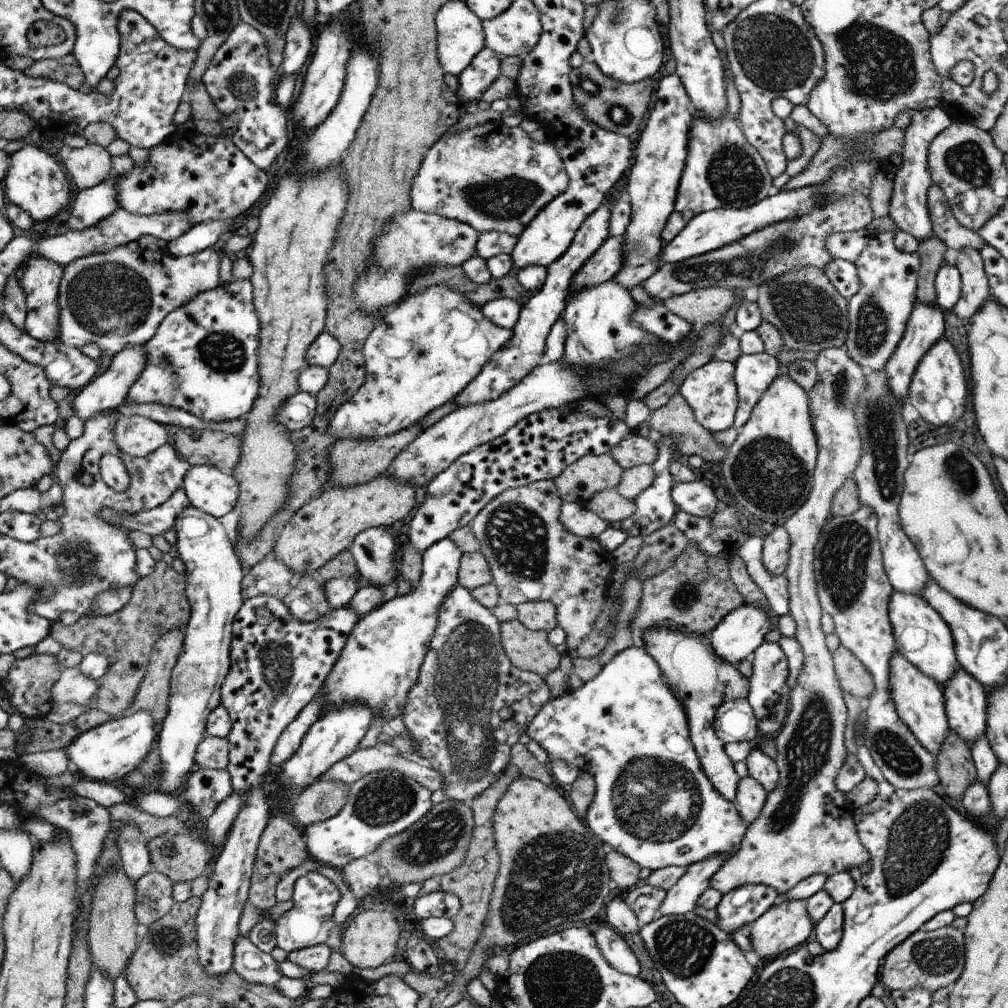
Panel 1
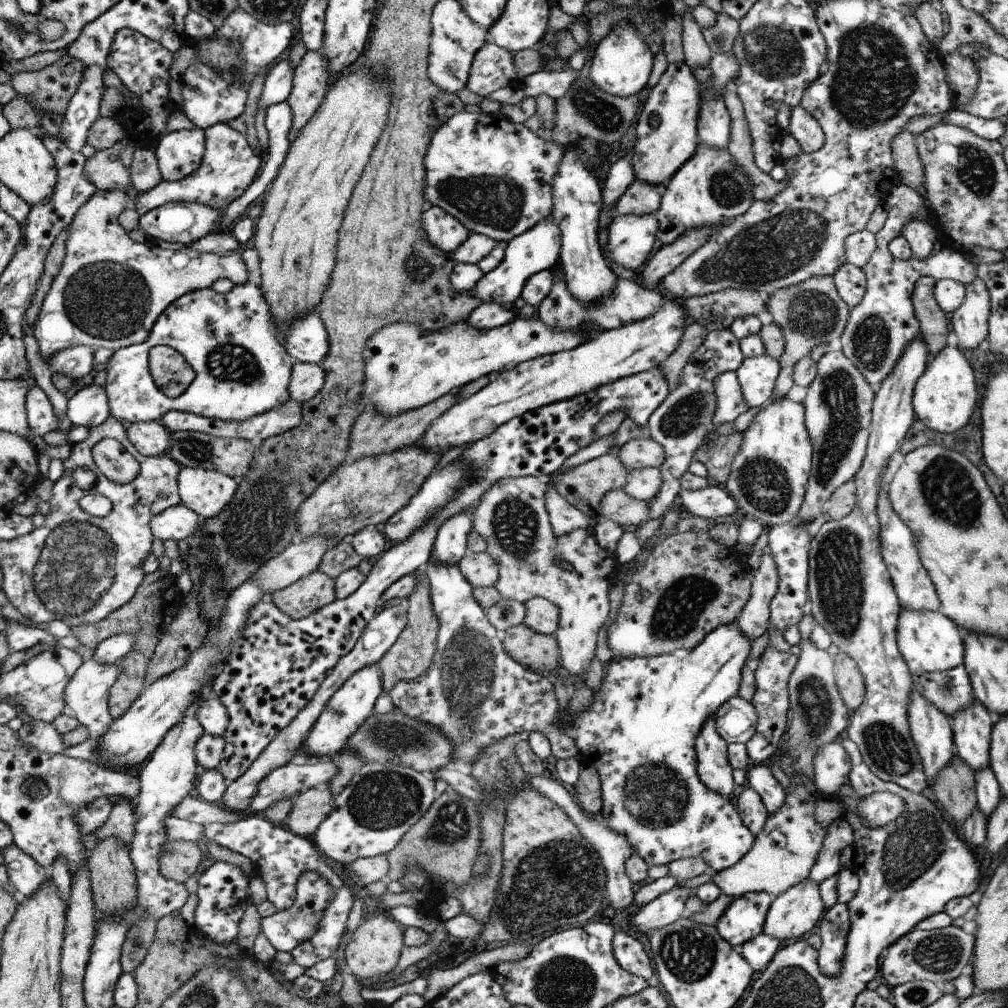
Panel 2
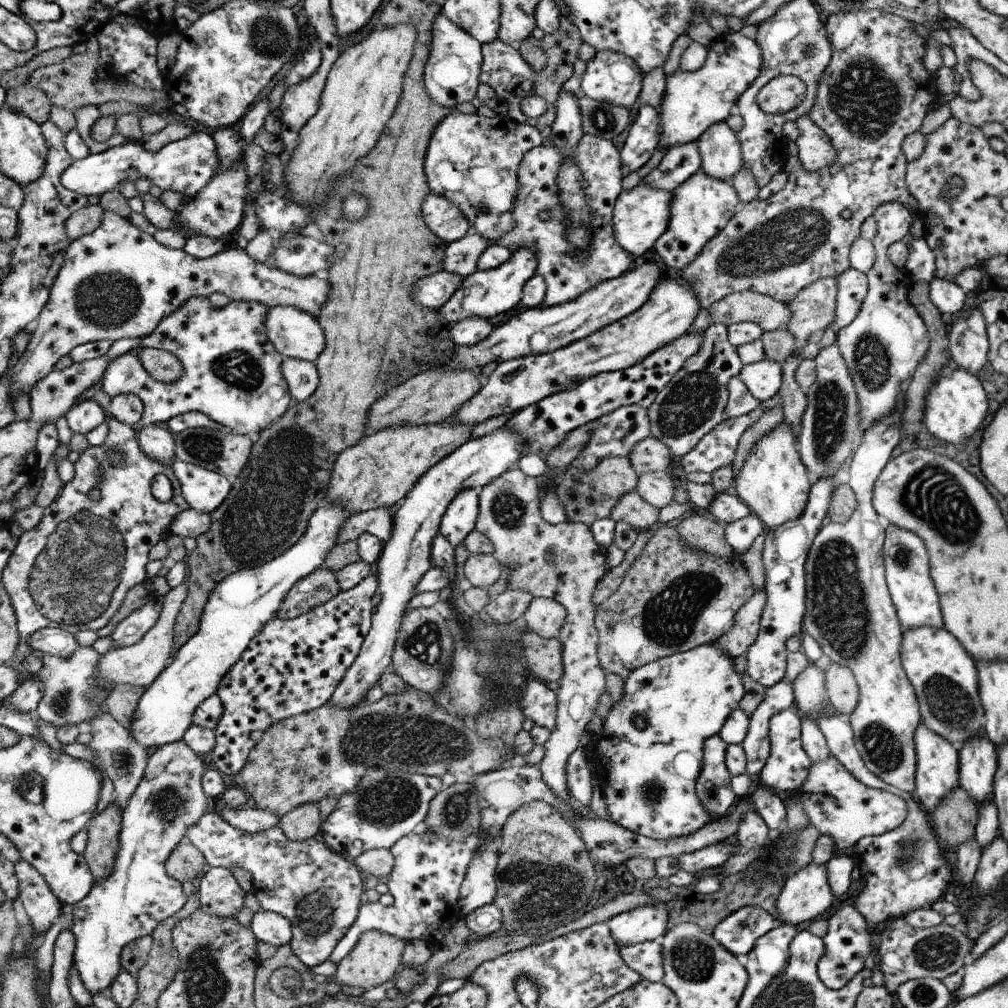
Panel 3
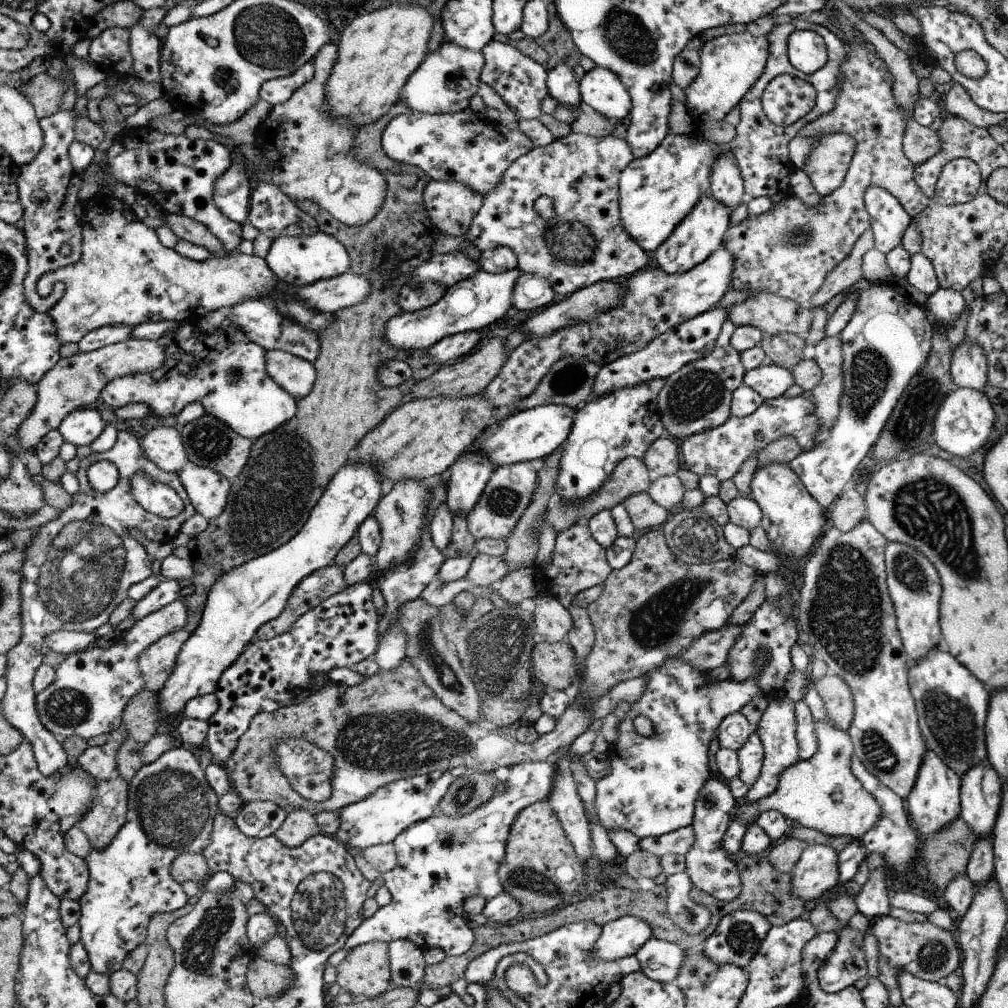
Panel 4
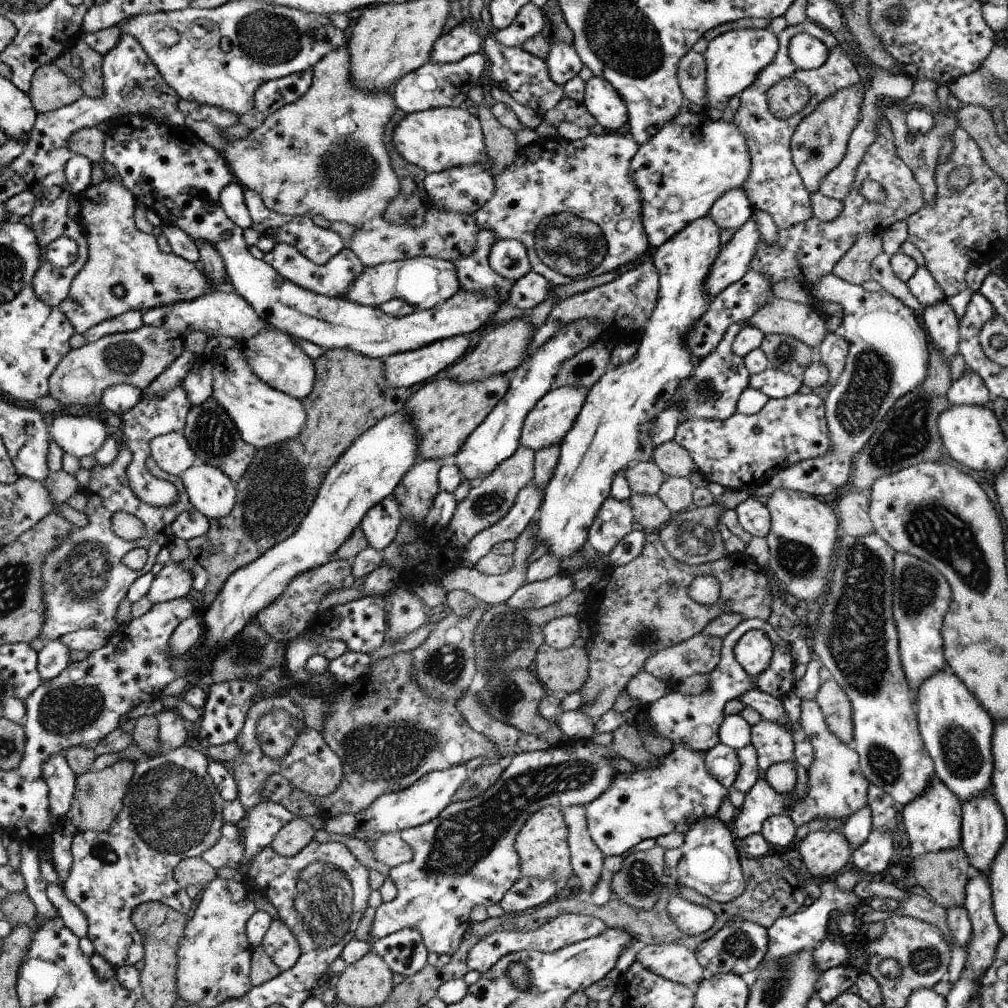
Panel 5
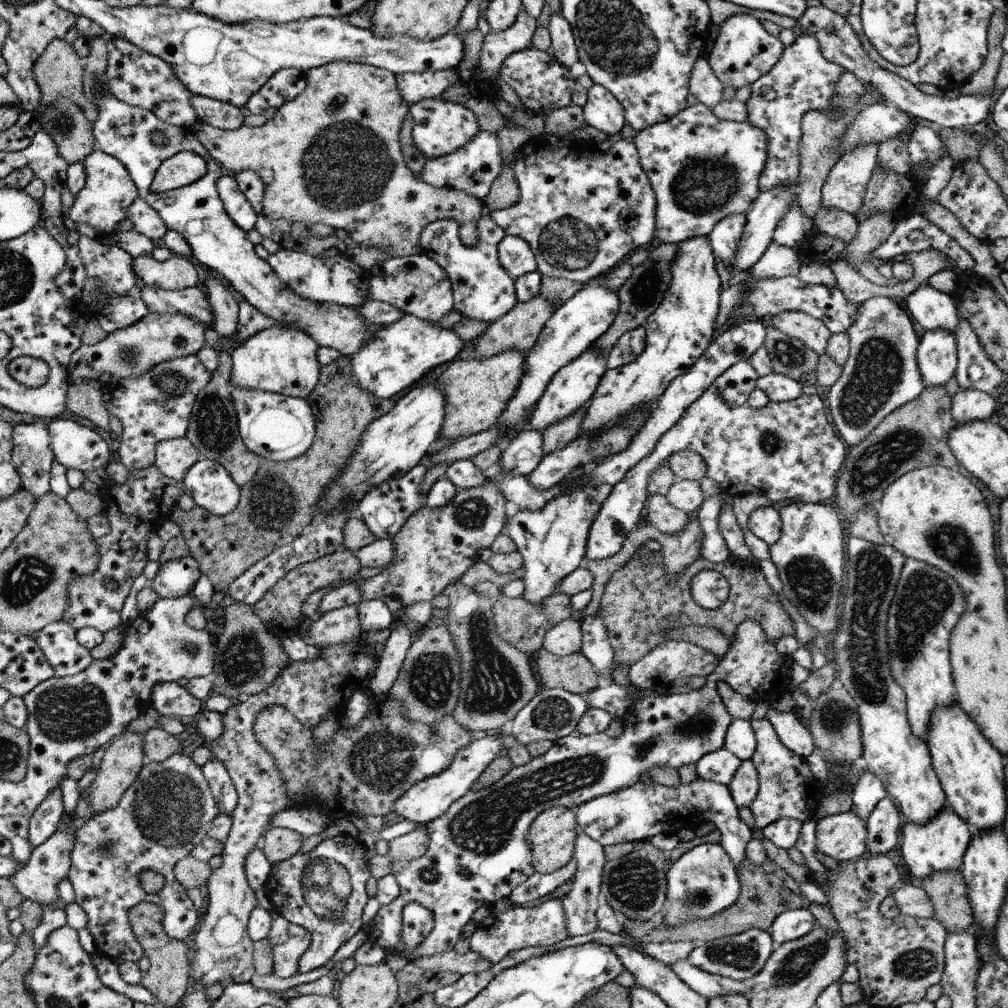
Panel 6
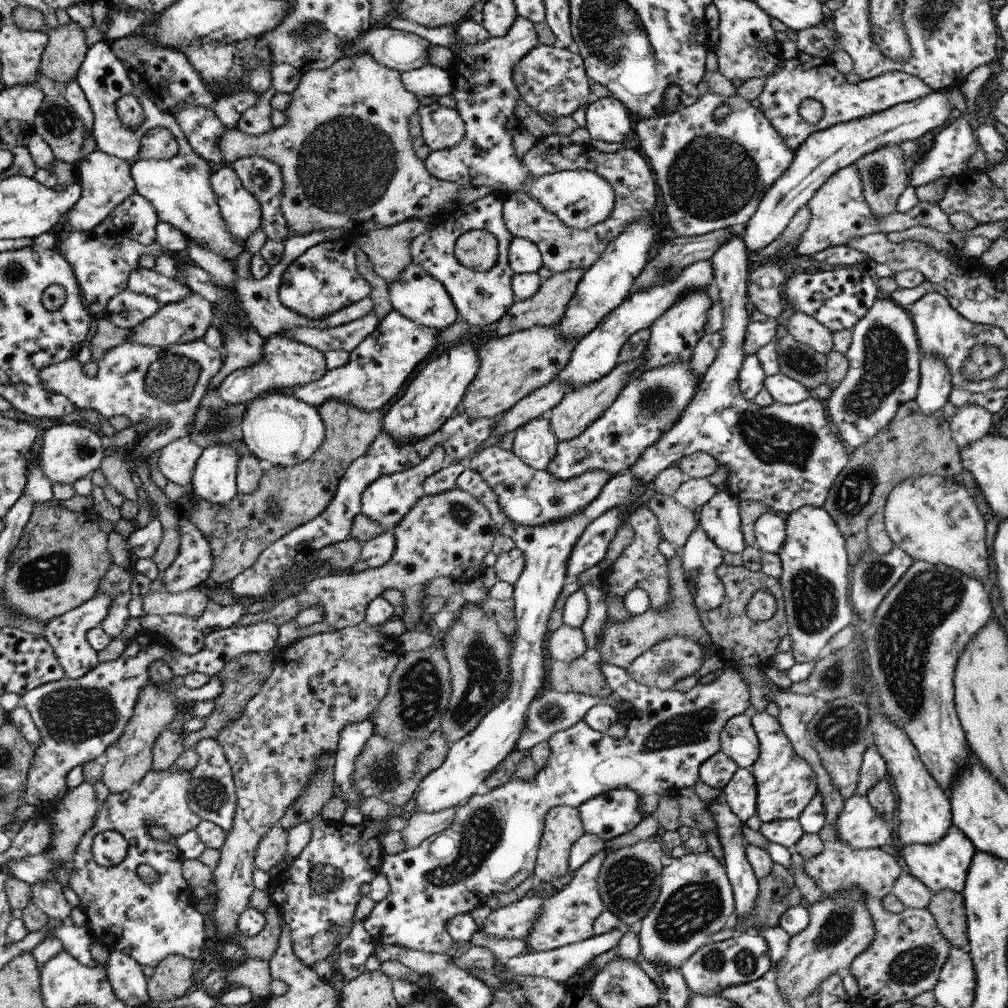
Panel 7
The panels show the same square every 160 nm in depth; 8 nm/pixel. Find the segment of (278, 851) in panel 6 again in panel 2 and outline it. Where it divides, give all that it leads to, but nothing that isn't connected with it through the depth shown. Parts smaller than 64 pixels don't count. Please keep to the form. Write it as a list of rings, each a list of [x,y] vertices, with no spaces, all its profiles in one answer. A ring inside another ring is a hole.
[[[327,786],[300,792],[293,799],[293,811],[285,821],[288,831],[300,837],[312,838],[333,811],[335,798]]]

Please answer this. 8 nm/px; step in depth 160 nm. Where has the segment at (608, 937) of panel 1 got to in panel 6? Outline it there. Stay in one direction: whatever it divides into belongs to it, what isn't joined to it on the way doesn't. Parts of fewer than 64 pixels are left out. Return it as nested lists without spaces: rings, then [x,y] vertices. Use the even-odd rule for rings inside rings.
[[[687,959],[677,960],[670,965],[670,968],[684,984],[687,984],[693,991],[701,994],[705,999],[734,993],[742,993],[748,996],[751,991],[751,989],[746,991],[746,986],[740,981],[713,975],[690,964]]]

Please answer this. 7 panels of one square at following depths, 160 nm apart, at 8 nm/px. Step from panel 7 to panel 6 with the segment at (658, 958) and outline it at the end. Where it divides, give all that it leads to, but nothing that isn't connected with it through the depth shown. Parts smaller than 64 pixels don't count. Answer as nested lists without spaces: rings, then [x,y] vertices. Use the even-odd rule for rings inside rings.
[[[703,843],[670,862],[667,872],[667,902],[662,920],[670,926],[703,919],[728,909],[741,893],[741,884],[733,860],[717,843]]]

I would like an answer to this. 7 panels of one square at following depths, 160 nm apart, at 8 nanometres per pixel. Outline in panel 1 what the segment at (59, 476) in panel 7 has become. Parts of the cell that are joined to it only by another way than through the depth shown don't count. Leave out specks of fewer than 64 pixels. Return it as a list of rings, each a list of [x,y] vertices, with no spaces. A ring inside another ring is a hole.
[[[129,346],[124,351],[115,354],[110,368],[86,384],[86,387],[82,388],[75,397],[72,402],[74,415],[78,416],[80,420],[87,421],[106,410],[108,412],[117,411],[117,408],[126,400],[130,386],[136,382],[140,372],[146,368],[146,356],[148,356],[148,352],[144,346]]]

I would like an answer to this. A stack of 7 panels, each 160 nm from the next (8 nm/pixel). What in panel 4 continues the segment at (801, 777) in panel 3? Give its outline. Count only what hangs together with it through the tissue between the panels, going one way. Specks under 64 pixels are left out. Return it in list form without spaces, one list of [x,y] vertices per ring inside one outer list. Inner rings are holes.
[[[788,696],[769,702],[759,723],[754,727],[762,741],[764,754],[762,759],[763,765],[758,775],[758,780],[749,787],[746,795],[746,803],[748,804],[749,802],[759,801],[761,798],[772,794],[777,789],[780,775],[789,766],[800,761],[799,746],[796,738],[797,722],[795,719],[795,706],[795,701]]]

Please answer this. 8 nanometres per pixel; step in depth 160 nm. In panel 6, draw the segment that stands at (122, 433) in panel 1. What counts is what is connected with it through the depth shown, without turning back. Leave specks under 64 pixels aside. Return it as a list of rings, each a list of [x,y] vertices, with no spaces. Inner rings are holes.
[[[189,437],[164,439],[156,446],[155,465],[159,472],[174,480],[181,481],[188,474],[188,470],[196,464],[201,453]]]

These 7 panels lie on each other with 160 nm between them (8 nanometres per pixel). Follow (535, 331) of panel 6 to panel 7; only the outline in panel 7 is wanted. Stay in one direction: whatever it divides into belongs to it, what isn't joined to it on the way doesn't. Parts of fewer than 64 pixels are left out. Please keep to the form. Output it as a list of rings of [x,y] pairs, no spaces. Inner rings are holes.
[[[576,269],[563,273],[554,273],[548,280],[542,282],[534,296],[523,301],[516,300],[508,309],[508,312],[496,324],[497,336],[505,337],[515,332],[531,329],[532,327],[556,327],[564,316],[566,305],[571,301],[579,280],[585,272],[583,269]]]

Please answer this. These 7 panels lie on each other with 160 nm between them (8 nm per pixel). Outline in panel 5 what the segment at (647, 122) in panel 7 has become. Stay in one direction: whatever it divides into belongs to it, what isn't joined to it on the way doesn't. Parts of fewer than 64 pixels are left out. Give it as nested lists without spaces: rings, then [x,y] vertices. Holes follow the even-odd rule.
[[[678,113],[660,132],[657,132],[630,161],[630,178],[639,188],[641,221],[649,246],[658,248],[680,232],[690,221],[709,214],[715,200],[730,189],[742,189],[750,172],[750,155],[745,136],[732,122],[710,119],[703,113]]]

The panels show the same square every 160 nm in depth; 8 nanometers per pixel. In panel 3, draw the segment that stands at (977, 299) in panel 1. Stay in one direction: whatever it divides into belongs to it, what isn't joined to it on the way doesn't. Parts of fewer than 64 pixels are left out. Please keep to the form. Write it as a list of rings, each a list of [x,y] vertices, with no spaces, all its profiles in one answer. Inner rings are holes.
[[[977,307],[959,313],[948,333],[951,363],[977,376],[988,363],[989,339],[984,316]]]

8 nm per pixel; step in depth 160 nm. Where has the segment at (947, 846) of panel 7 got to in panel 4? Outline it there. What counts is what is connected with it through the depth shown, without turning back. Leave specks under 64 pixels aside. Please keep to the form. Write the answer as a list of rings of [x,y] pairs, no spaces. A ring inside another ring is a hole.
[[[926,749],[915,785],[907,796],[907,812],[911,818],[912,826],[918,833],[928,836],[930,833],[952,823],[953,820],[960,818],[960,787],[961,778],[959,774],[954,772],[953,768],[947,767],[947,764],[935,752]]]

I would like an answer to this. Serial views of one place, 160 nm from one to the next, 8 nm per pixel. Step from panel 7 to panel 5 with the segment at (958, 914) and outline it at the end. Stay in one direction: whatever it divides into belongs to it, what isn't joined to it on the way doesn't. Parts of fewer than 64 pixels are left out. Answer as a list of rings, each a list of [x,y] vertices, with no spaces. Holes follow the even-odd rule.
[[[961,842],[950,848],[950,852],[929,852],[914,860],[918,884],[946,910],[965,904],[965,888],[971,871]]]

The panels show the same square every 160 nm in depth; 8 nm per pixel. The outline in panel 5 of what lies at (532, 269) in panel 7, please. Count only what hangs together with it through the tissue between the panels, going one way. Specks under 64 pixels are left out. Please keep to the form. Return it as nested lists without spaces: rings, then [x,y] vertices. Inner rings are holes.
[[[516,239],[497,240],[490,249],[488,260],[496,274],[512,282],[531,271],[526,247]]]

